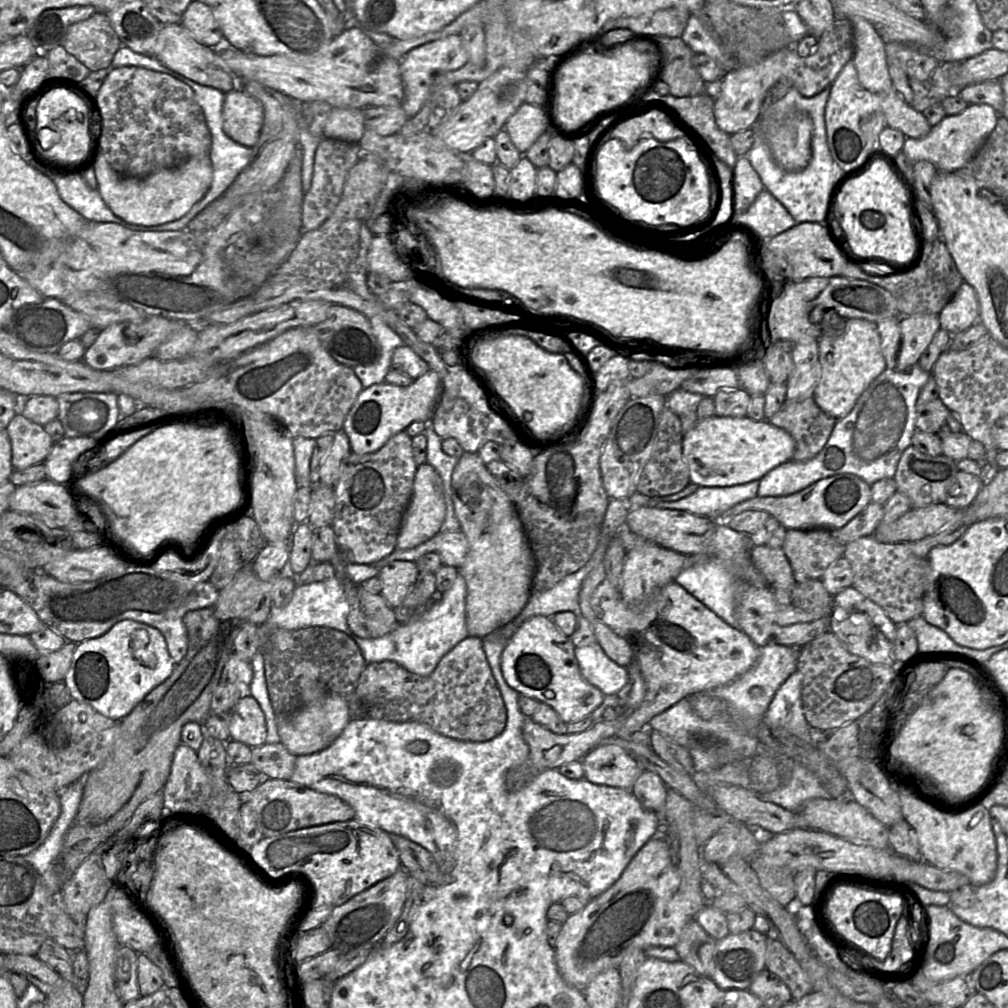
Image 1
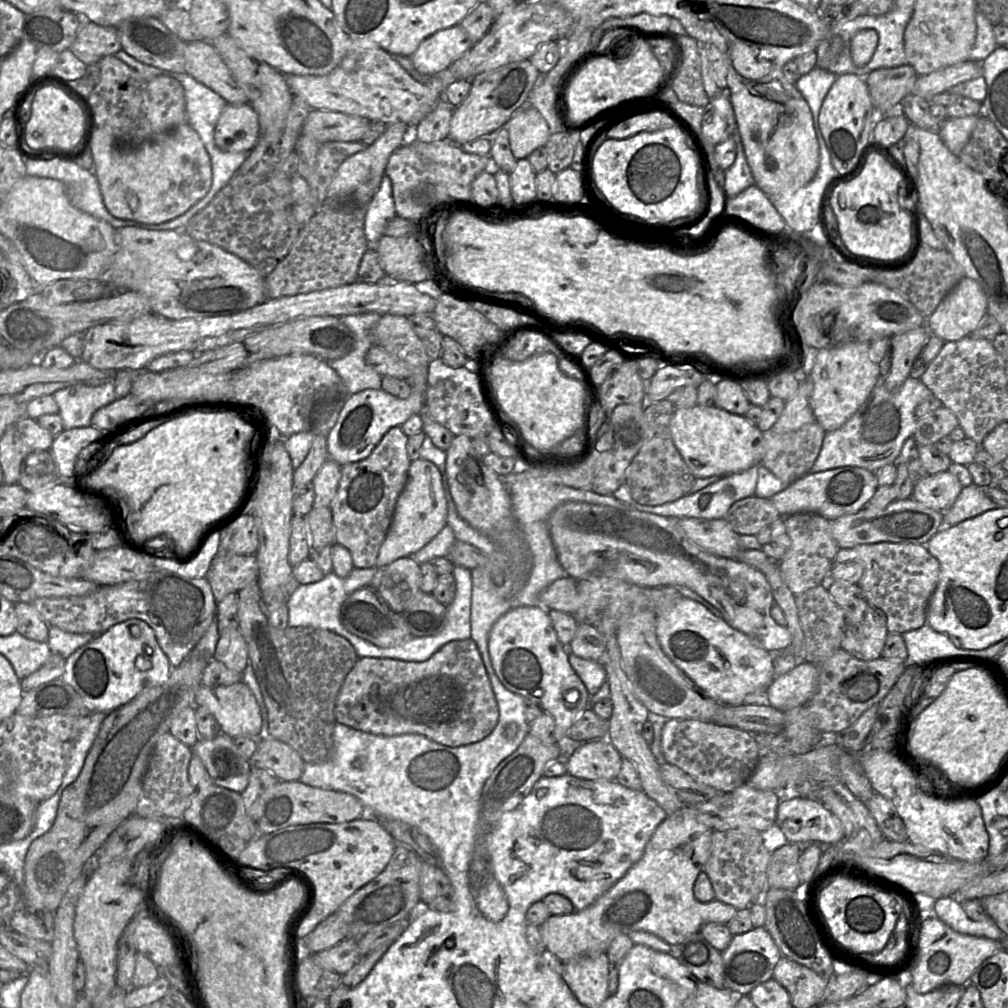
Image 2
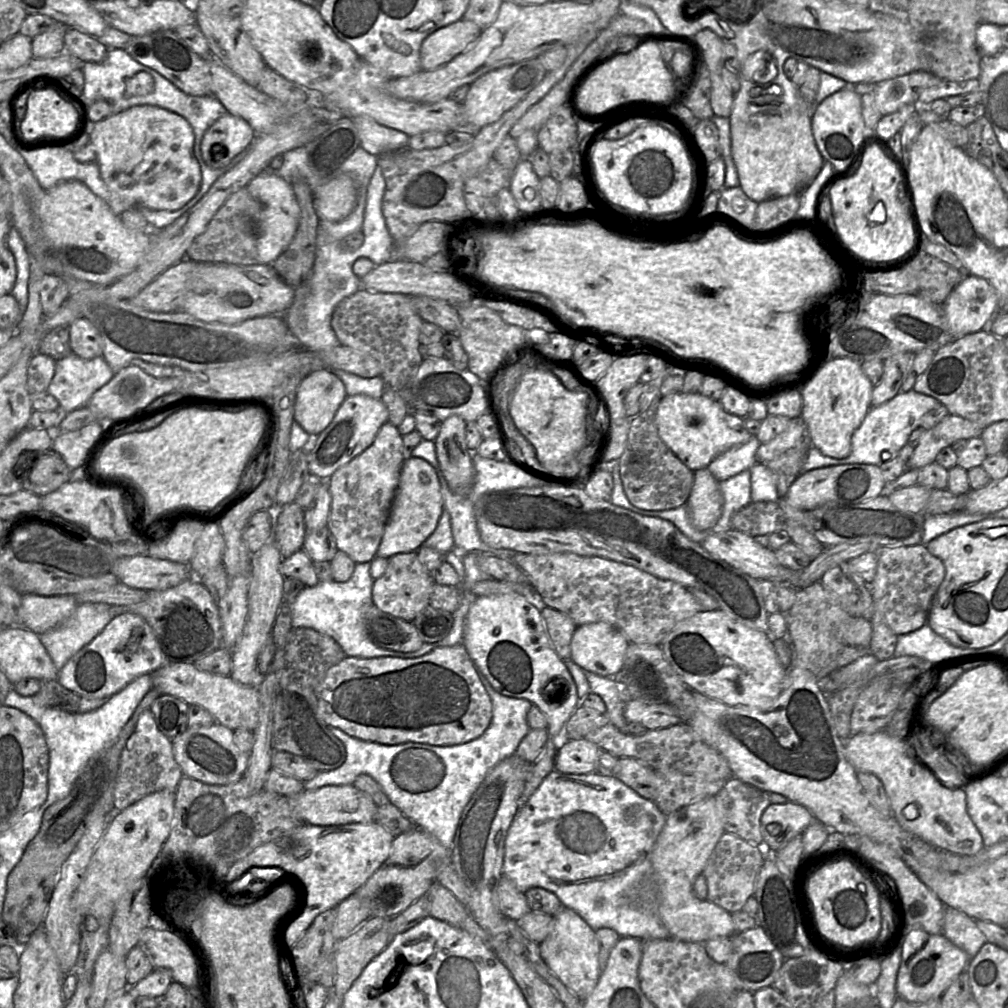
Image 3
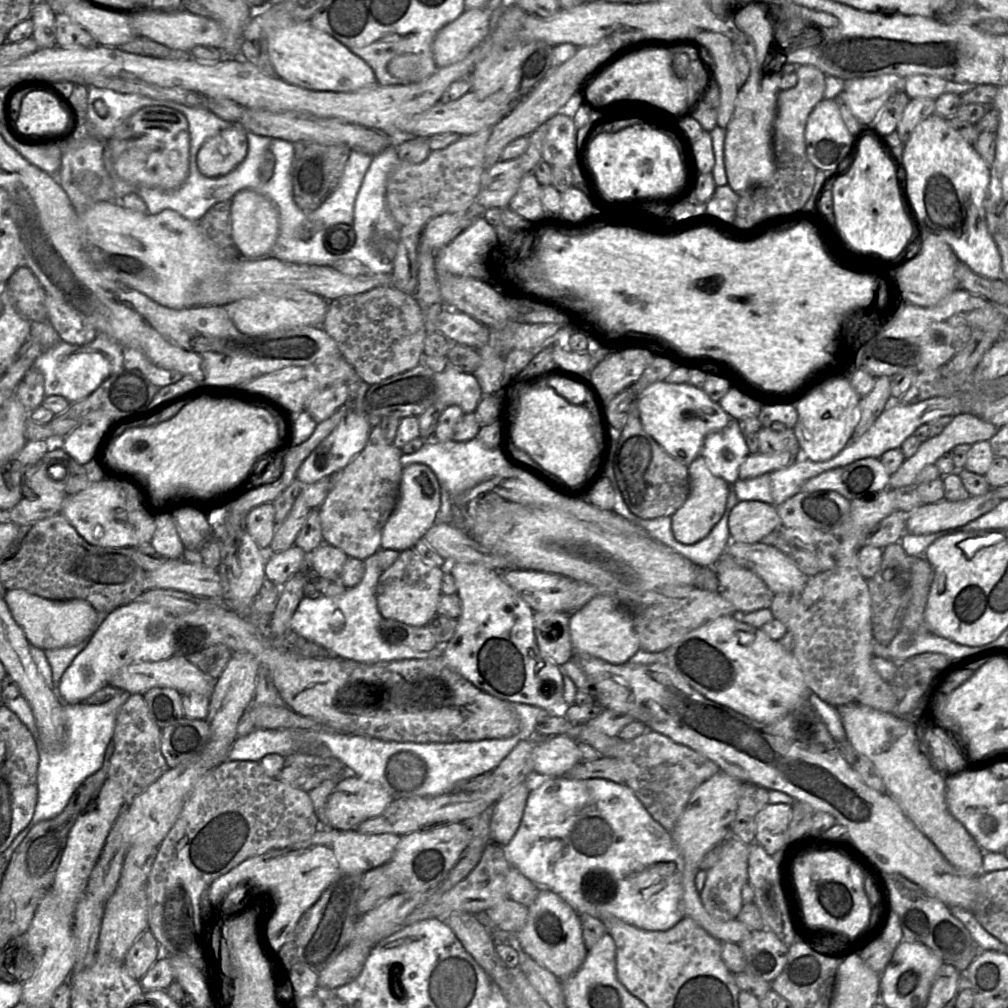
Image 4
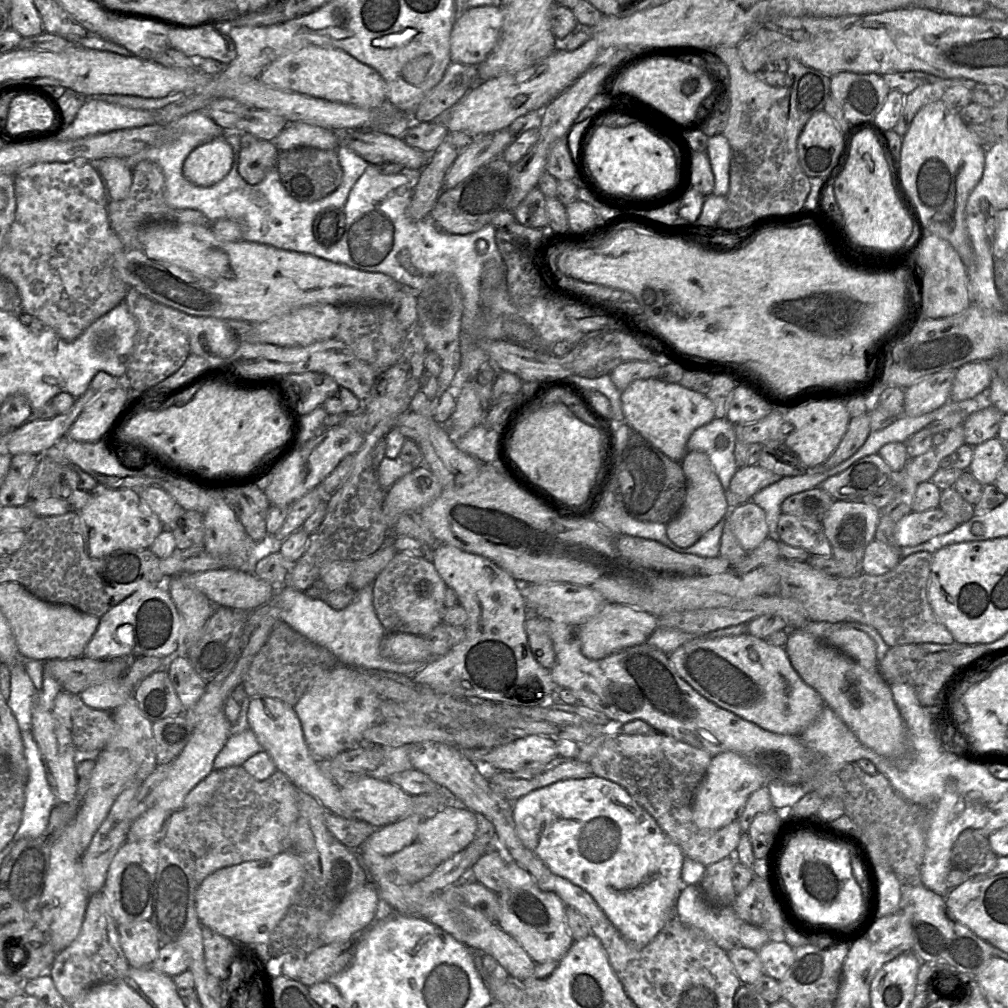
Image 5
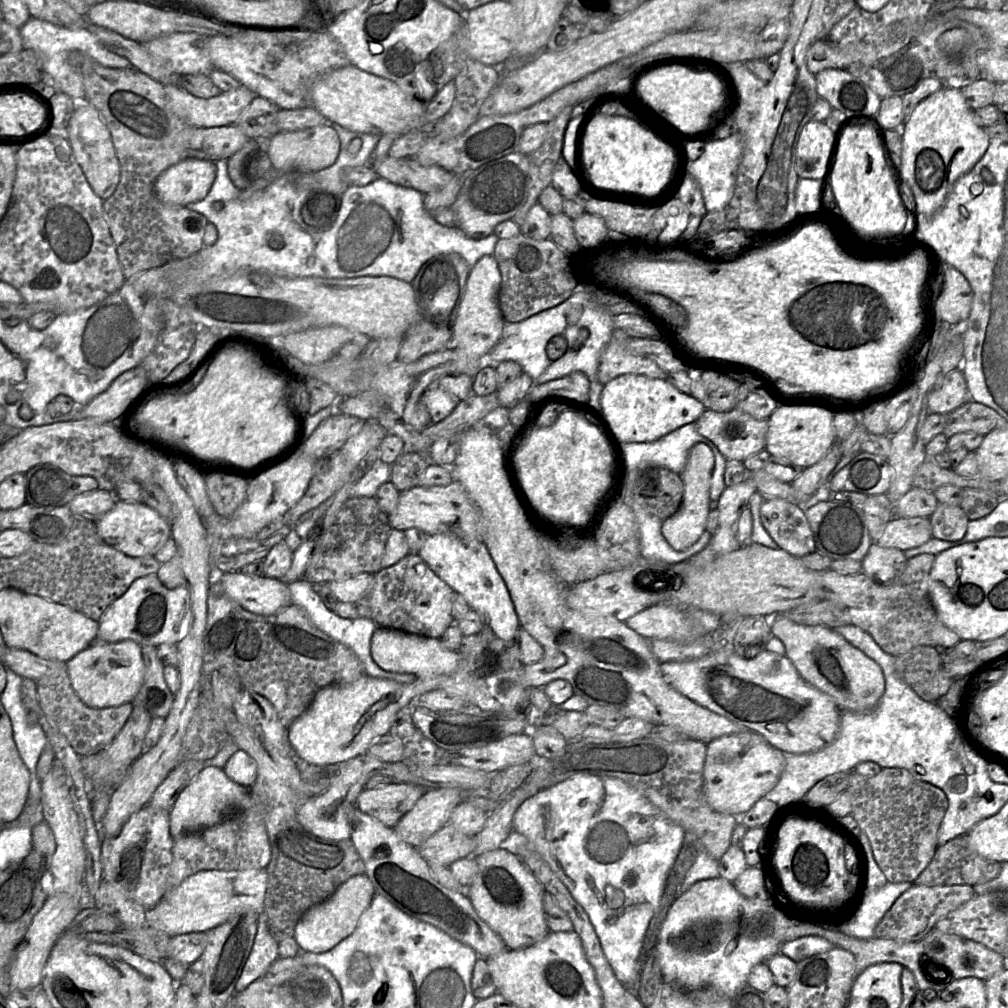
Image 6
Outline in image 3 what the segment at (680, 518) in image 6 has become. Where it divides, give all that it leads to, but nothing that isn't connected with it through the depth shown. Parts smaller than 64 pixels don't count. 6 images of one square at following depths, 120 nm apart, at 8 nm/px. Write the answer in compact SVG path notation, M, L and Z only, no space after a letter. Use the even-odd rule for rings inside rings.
M708 468L694 472L694 481L686 501L692 525L700 531L712 531L723 510L723 495L719 481Z

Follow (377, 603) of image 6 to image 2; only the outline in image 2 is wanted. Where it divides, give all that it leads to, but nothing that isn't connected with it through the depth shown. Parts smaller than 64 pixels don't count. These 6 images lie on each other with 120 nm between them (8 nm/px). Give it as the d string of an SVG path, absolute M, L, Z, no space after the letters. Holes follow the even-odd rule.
M404 557L386 566L384 571L384 578L377 592L393 612L400 614L410 606L418 594L423 593L420 589L421 566L411 558Z

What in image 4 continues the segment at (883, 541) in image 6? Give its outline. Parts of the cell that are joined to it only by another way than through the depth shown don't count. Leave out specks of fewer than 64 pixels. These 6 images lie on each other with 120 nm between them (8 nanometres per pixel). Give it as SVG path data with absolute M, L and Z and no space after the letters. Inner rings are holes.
M994 488L981 496L969 496L961 501L942 499L923 504L907 515L906 532L924 535L957 528L994 509L1002 500Z

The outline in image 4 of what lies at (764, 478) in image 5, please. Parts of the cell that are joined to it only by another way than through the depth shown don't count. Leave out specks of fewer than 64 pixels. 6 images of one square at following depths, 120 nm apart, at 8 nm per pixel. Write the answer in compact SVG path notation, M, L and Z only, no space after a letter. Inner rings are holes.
M790 452L776 454L755 453L749 454L739 469L739 479L750 479L765 473L771 473L785 468L795 462L799 457Z

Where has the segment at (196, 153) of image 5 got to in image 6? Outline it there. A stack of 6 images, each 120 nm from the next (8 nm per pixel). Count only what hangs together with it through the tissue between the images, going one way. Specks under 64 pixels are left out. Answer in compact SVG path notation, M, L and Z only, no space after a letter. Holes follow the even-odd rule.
M187 158L158 176L154 192L162 202L187 206L207 196L215 177L215 161Z

